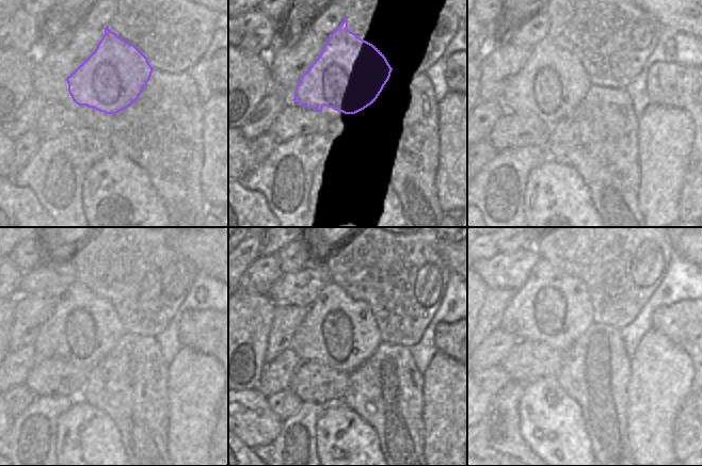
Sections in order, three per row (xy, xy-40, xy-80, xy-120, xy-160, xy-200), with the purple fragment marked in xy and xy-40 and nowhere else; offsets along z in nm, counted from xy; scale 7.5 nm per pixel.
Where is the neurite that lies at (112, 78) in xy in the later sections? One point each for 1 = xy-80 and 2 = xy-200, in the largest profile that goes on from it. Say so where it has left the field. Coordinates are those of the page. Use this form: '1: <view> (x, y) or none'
1: xy-80 (555, 89)
2: xy-200 (544, 273)

